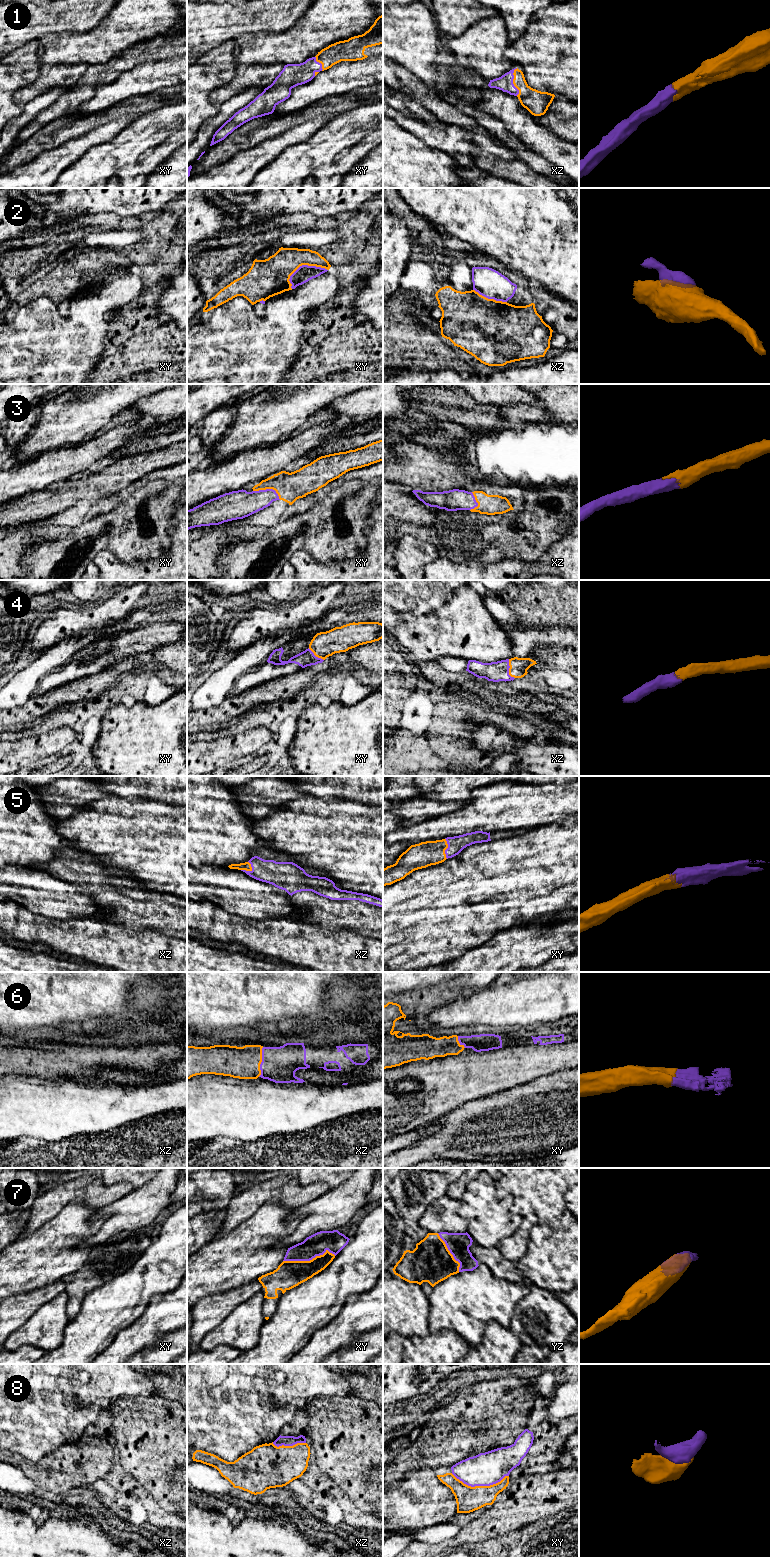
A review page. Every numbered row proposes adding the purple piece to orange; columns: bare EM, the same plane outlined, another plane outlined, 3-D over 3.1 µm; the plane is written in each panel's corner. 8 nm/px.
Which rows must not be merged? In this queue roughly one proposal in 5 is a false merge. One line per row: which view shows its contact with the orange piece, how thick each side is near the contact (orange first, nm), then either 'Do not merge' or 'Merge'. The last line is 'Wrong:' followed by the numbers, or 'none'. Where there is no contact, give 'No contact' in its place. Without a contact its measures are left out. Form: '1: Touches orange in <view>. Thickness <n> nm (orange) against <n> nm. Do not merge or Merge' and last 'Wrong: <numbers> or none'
1: Touches orange in xz. Thickness 190 nm (orange) against 130 nm. Merge
2: Touches orange in xy. Thickness 260 nm (orange) against 140 nm. Do not merge
3: Touches orange in xy. Thickness 220 nm (orange) against 220 nm. Merge
4: Touches orange in xz. Thickness 140 nm (orange) against 160 nm. Merge
5: Touches orange in xy. Thickness 200 nm (orange) against 140 nm. Merge
6: Touches orange in xz. Thickness 260 nm (orange) against 280 nm. Merge
7: Touches orange in xy. Thickness 220 nm (orange) against 180 nm. Merge
8: Touches orange in xy. Thickness 200 nm (orange) against 260 nm. Do not merge
Wrong: 2, 8

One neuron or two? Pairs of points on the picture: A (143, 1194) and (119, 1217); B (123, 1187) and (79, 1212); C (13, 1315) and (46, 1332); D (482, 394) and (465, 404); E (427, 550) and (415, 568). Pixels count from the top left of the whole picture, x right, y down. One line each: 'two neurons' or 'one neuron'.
A: one neuron
B: two neurons
C: two neurons
D: two neurons
E: one neuron

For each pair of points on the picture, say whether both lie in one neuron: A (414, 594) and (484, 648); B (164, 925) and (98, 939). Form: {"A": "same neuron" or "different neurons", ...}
{"A": "different neurons", "B": "different neurons"}

